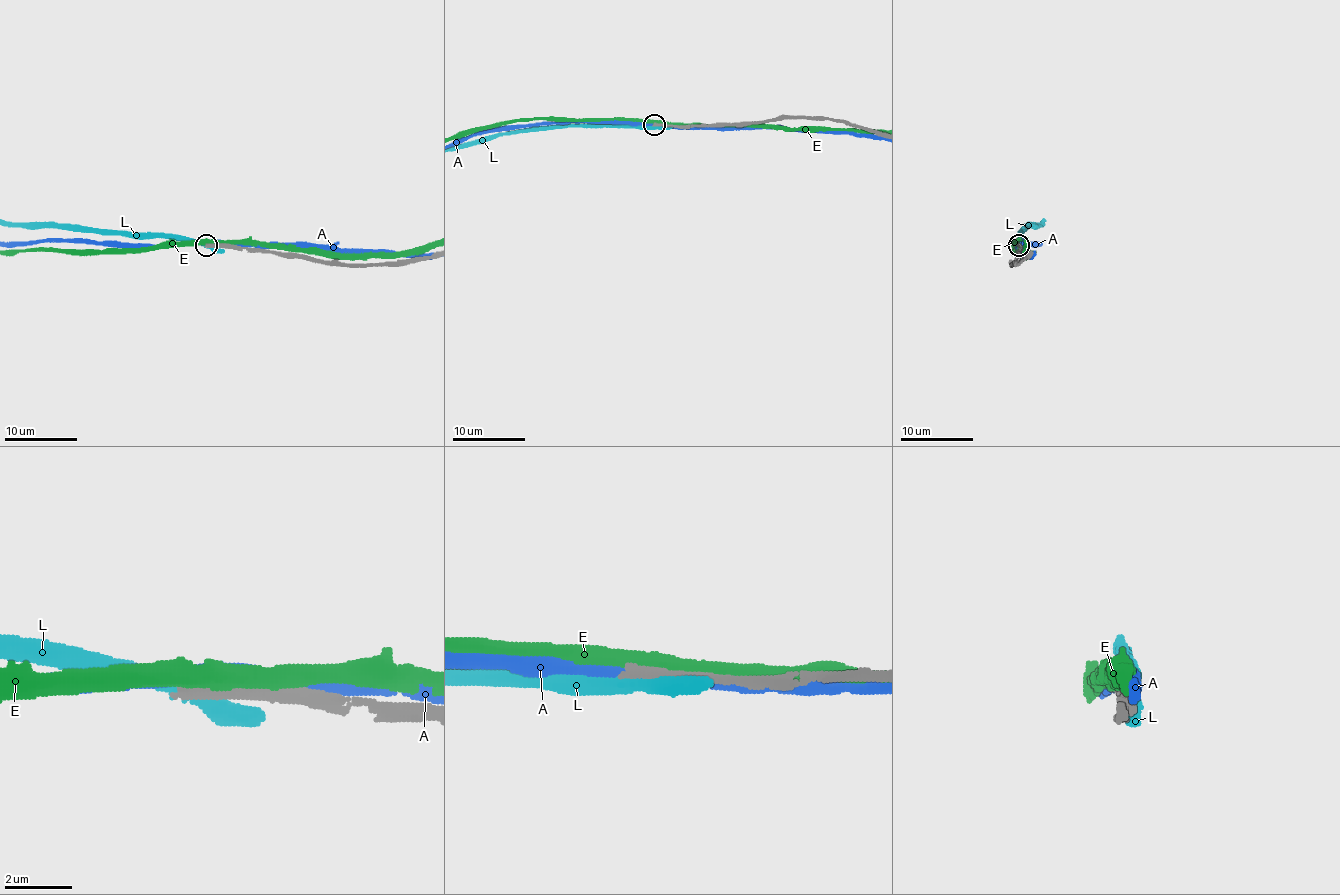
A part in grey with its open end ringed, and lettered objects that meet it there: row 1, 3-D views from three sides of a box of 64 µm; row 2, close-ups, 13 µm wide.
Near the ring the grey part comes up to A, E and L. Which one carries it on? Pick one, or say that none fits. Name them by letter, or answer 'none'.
none

